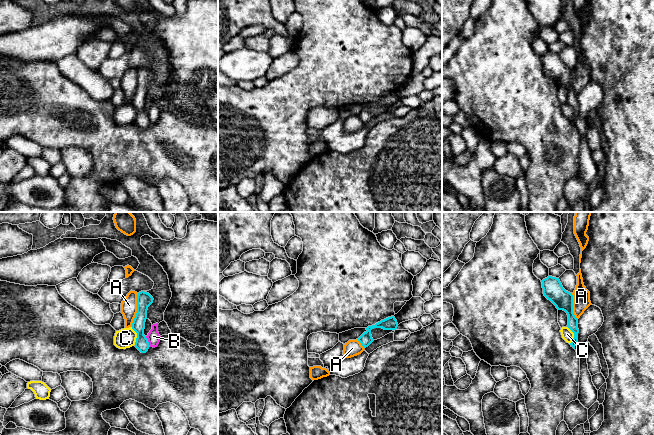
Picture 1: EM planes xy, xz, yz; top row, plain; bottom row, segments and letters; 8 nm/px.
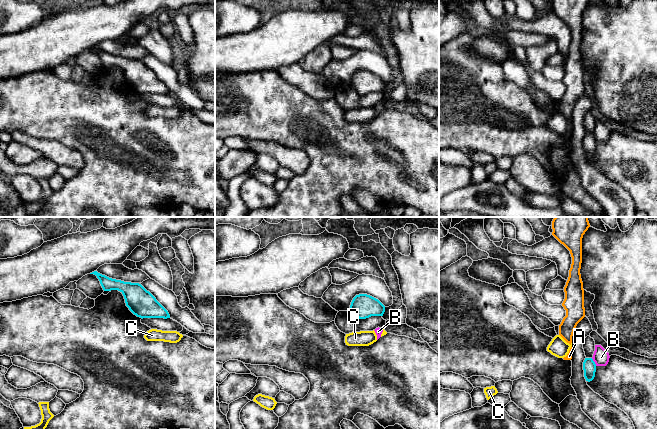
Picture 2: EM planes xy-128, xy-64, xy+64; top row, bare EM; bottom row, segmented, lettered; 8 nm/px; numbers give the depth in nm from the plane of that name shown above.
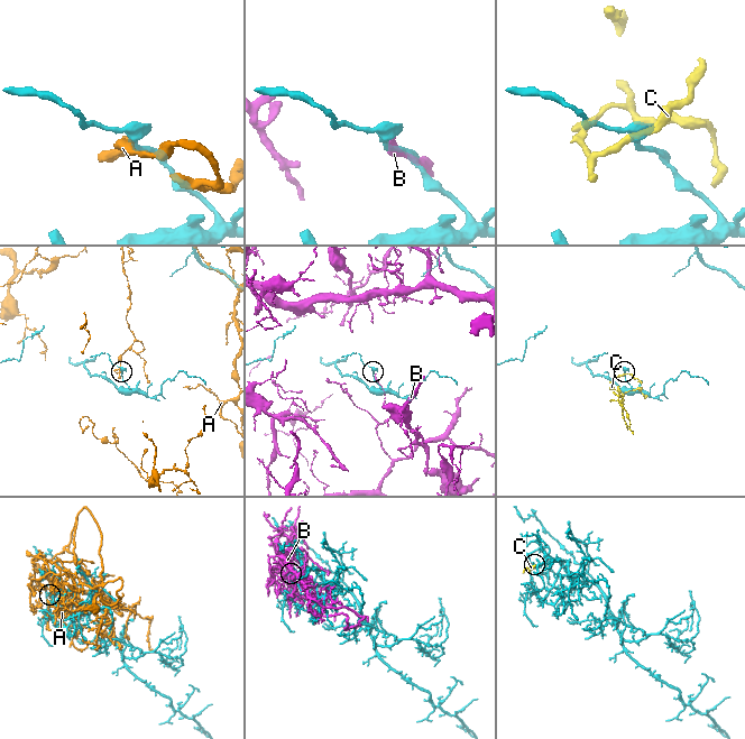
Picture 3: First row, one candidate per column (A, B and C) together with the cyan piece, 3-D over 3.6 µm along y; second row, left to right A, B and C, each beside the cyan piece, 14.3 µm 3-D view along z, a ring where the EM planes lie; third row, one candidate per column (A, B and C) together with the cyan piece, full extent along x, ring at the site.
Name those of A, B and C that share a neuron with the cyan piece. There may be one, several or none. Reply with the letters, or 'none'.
none

